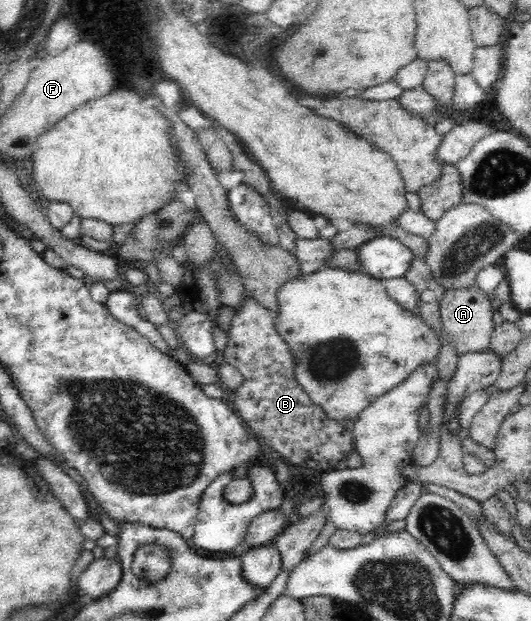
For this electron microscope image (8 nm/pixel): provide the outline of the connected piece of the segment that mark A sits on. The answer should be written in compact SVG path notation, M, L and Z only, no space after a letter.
M476 281L467 287L445 290L440 306L441 327L443 334L454 341L454 350L458 356L465 352L488 351L495 327L493 311L488 294L478 287Z

